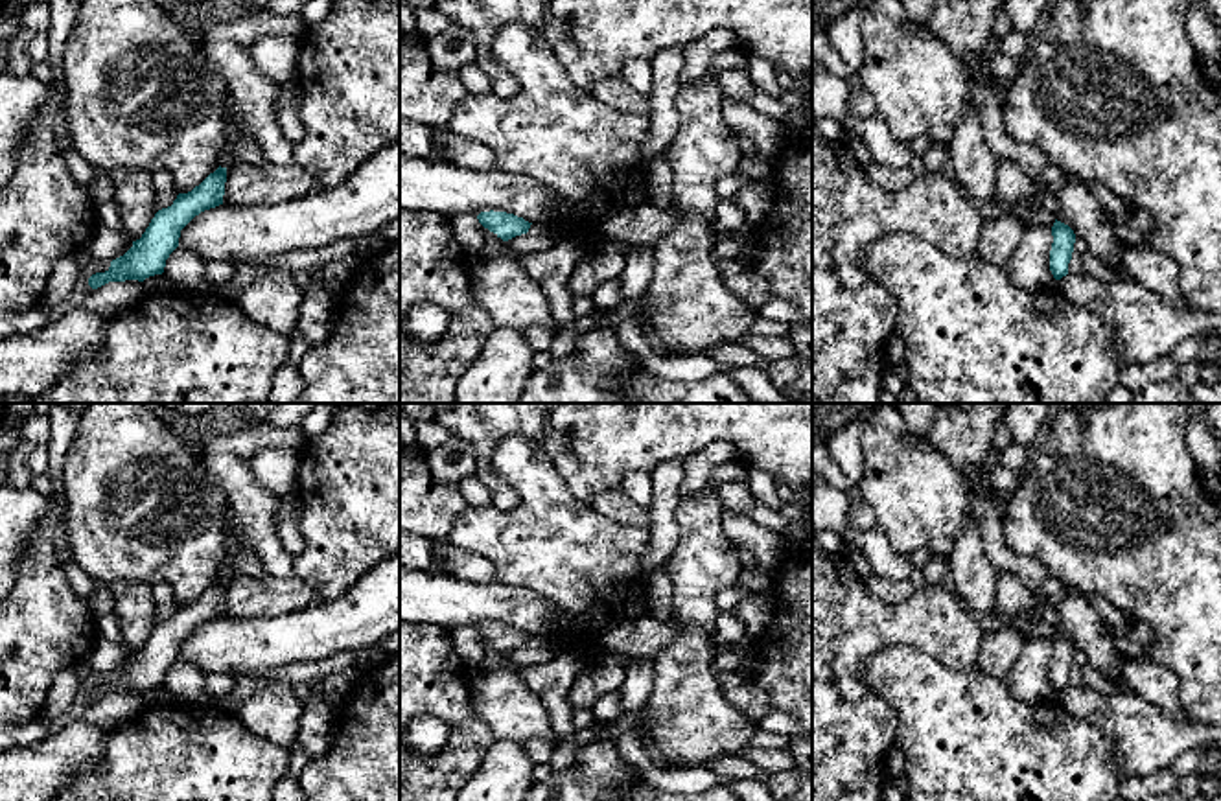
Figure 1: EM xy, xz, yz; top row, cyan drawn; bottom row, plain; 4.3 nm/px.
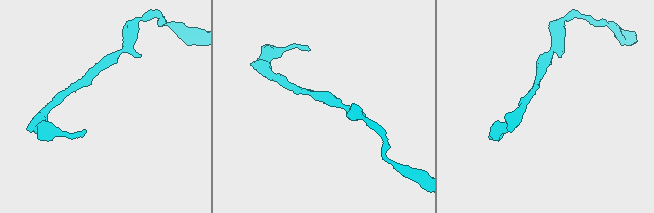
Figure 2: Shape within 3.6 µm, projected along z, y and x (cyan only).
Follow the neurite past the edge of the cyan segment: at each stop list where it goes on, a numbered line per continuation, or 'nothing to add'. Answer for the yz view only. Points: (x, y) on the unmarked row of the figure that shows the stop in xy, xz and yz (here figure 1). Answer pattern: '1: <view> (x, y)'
nothing to add

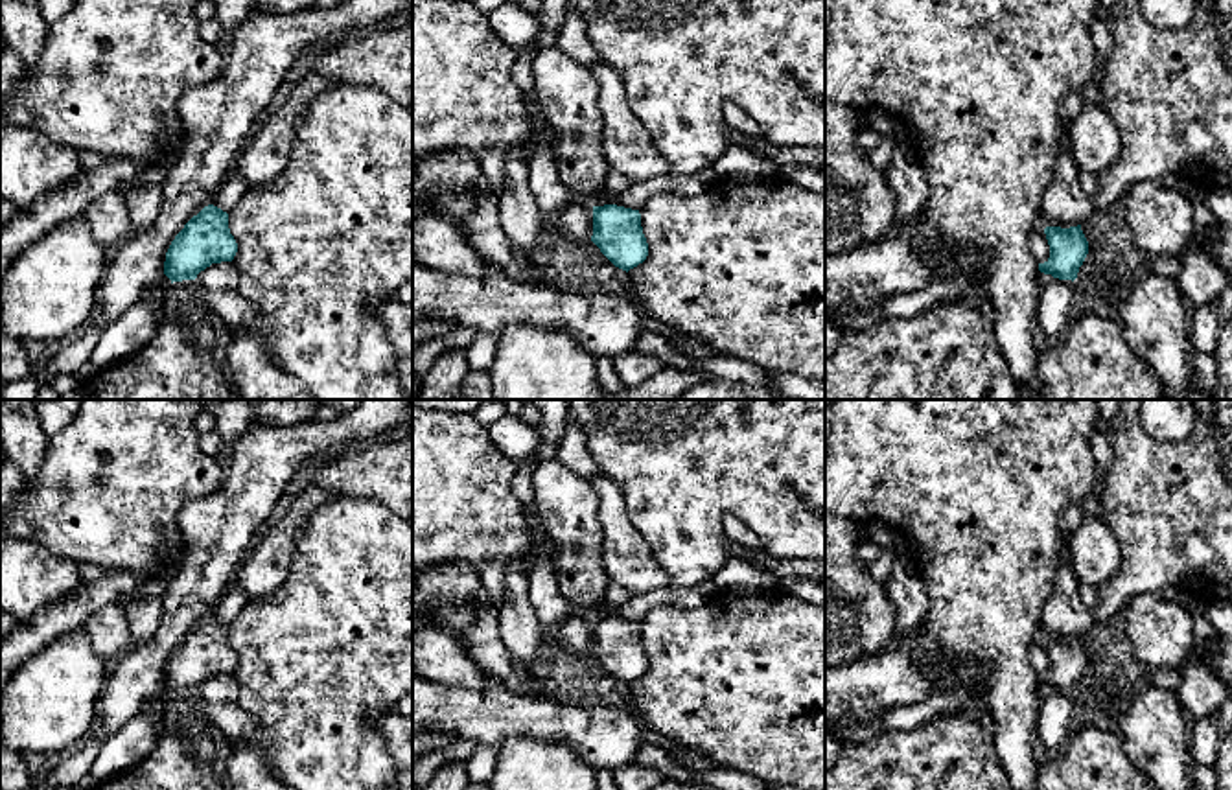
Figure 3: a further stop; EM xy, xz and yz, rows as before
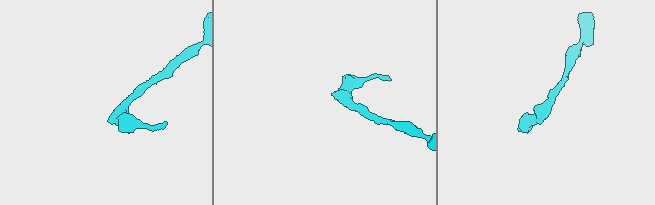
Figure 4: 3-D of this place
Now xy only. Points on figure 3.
1: xy (155, 706)

